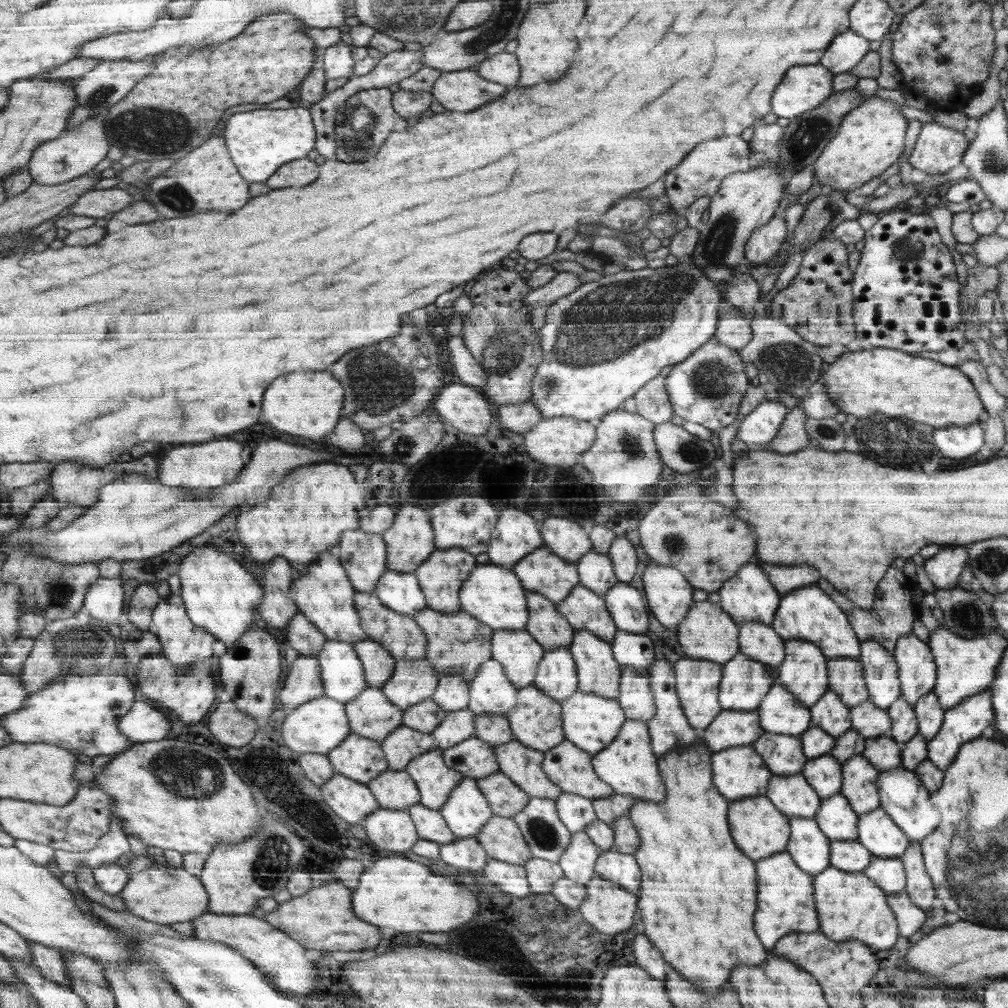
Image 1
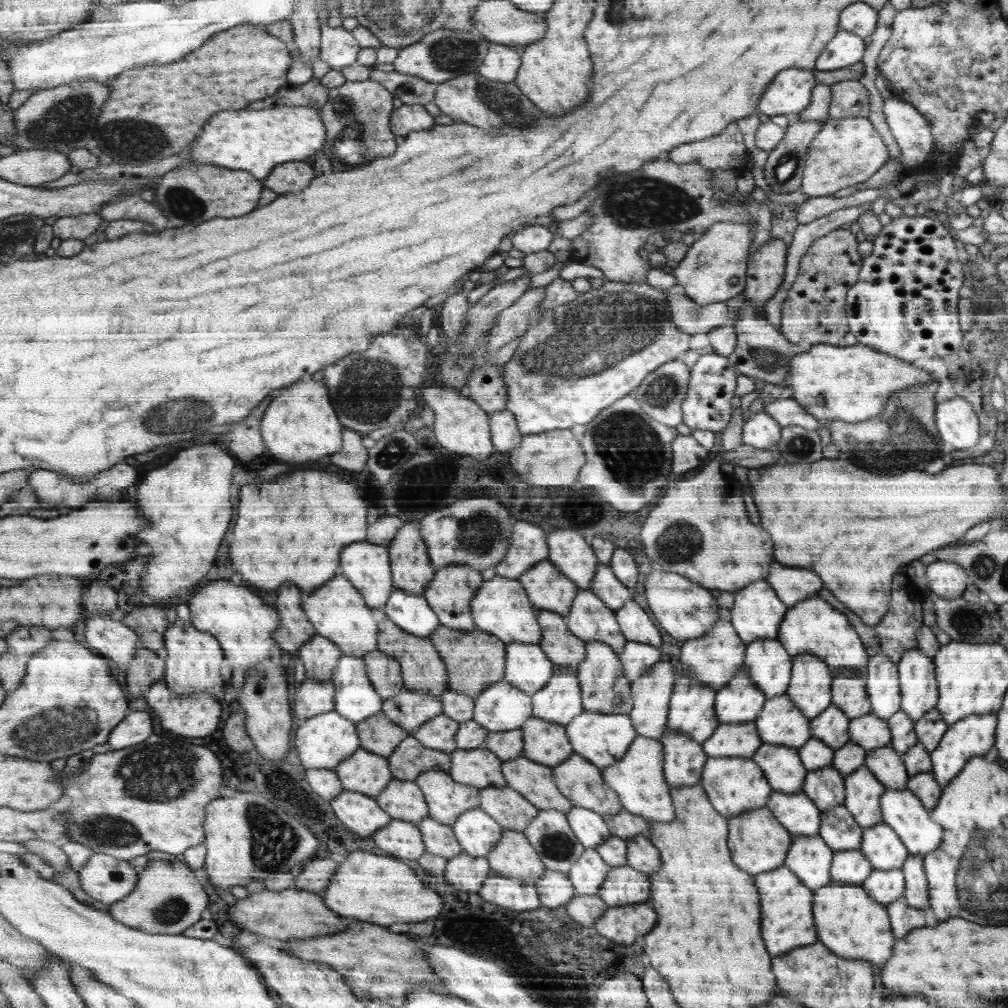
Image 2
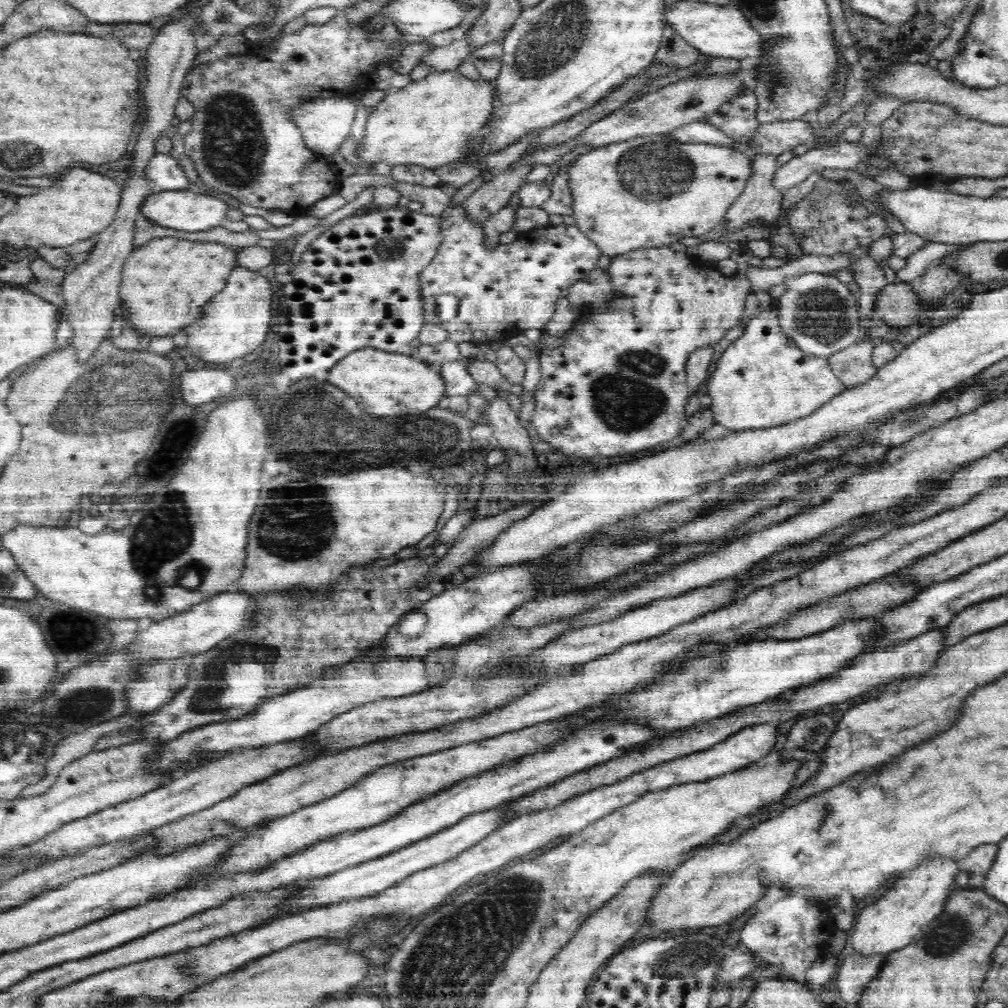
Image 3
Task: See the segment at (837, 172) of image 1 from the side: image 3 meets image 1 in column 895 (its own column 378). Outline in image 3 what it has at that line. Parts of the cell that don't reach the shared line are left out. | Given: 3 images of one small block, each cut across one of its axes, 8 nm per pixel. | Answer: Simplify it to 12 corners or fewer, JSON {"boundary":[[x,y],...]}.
{"boundary":[[434,72],[368,116],[366,164],[469,154],[496,80]]}

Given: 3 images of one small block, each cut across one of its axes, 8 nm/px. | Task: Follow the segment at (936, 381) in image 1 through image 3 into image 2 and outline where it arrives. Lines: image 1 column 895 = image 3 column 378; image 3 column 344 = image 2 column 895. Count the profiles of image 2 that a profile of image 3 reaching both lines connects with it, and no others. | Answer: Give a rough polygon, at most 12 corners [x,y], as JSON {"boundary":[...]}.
{"boundary":[[819,343],[784,385],[821,423],[878,416],[930,372],[891,354]]}

